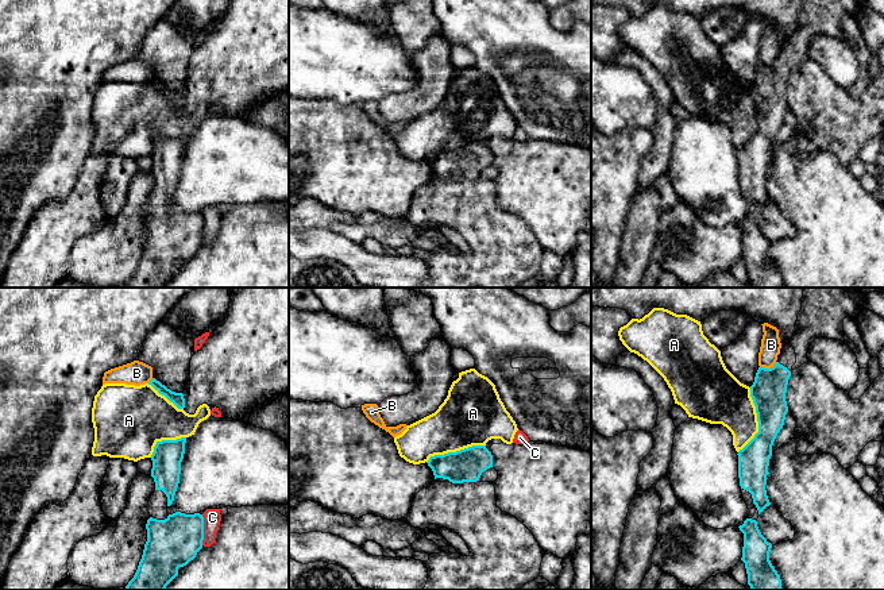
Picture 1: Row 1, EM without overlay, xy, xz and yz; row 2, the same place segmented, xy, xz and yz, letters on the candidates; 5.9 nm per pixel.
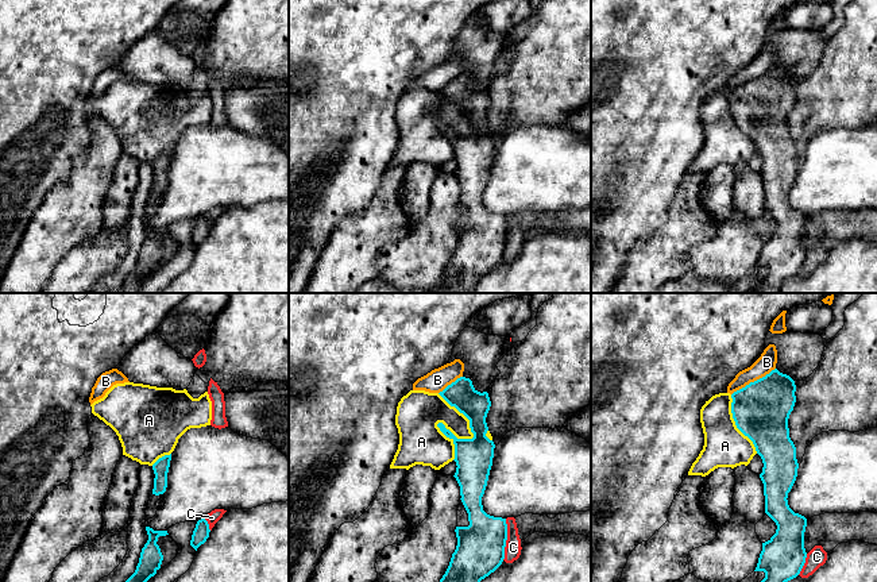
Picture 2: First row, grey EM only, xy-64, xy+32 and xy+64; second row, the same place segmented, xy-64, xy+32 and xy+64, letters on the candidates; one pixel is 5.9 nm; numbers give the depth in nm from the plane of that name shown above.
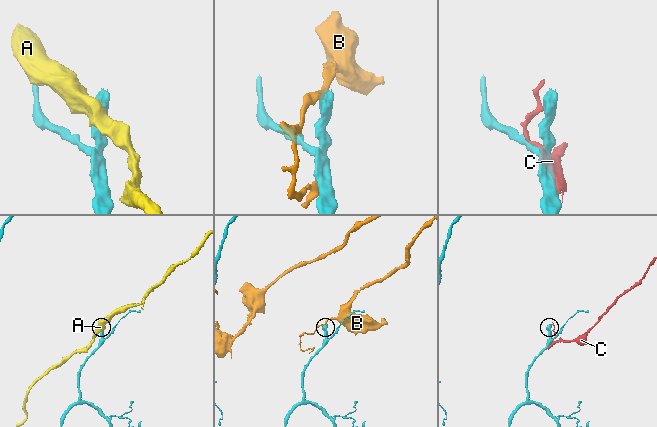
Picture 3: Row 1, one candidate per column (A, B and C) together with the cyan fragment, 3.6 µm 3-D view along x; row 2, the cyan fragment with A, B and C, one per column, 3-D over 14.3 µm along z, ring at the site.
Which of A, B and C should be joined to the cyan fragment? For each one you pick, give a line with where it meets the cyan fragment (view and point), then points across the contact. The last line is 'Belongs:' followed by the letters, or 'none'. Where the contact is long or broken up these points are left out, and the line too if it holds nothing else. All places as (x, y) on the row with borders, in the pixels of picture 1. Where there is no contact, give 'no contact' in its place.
Belongs: none

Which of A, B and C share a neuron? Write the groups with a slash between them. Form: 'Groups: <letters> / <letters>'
Groups: A / B / C

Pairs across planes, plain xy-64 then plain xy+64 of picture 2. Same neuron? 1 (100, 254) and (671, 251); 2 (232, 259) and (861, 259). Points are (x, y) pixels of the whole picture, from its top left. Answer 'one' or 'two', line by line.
1: two
2: one

